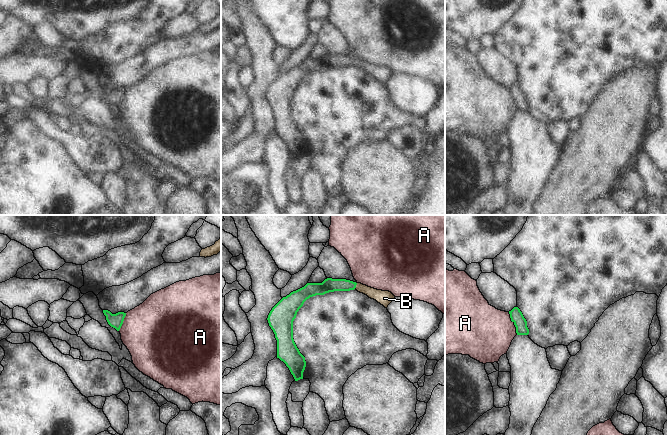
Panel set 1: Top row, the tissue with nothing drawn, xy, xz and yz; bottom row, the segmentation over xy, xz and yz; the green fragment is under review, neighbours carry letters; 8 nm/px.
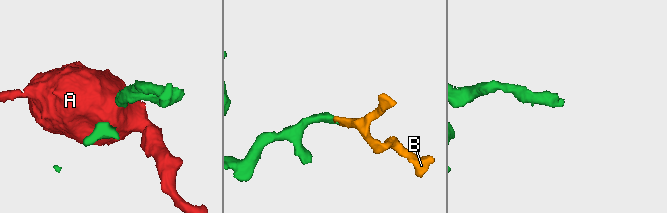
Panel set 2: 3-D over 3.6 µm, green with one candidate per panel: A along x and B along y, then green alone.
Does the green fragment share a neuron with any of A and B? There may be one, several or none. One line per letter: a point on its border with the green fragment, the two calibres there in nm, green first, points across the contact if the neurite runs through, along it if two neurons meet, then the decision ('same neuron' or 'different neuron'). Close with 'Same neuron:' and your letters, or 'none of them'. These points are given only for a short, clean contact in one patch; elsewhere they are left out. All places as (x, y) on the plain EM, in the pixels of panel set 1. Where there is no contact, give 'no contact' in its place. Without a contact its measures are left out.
A: contact yz (514, 99); calibres 100 and 440 nm; border yz (508, 88), (517, 110); different neuron
B: contact xz (355, 62); calibres 110 and 110 nm; way xz (328, 61), (355, 62), (383, 73); same neuron
Same neuron: B

